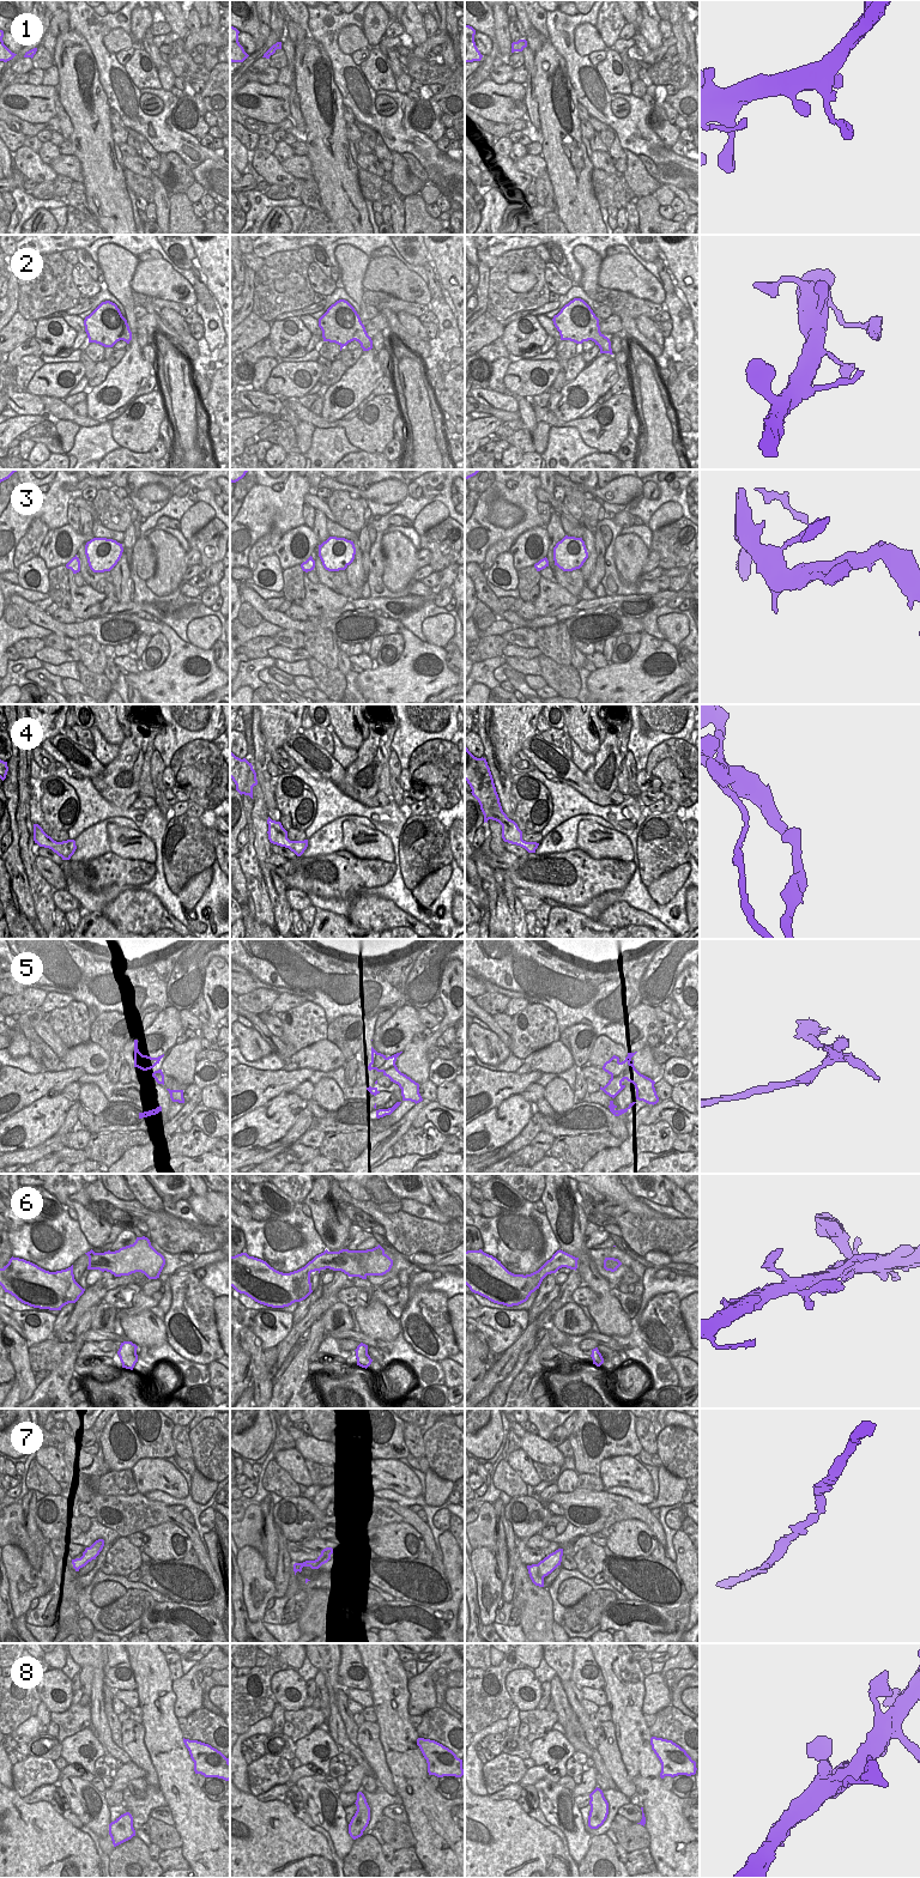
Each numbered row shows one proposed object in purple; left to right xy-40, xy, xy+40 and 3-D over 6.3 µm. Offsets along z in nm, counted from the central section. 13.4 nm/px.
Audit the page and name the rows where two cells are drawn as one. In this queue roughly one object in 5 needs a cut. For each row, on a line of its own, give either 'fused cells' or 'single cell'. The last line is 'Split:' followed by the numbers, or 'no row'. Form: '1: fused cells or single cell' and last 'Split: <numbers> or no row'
1: single cell
2: single cell
3: single cell
4: single cell
5: single cell
6: single cell
7: single cell
8: single cell
Split: no row

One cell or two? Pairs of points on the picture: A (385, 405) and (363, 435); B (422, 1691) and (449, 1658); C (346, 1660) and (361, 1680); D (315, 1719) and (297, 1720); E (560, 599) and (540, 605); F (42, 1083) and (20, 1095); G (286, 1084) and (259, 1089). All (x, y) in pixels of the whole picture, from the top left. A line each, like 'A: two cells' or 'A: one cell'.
A: one cell
B: one cell
C: one cell
D: one cell
E: one cell
F: one cell
G: one cell

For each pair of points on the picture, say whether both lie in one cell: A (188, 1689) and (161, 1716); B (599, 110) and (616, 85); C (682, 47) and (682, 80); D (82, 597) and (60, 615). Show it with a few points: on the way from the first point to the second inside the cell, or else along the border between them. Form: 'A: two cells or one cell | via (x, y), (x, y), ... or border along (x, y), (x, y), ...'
A: two cells | border along (171, 1680), (176, 1718)
B: two cells | border along (597, 70), (605, 89), (610, 94), (630, 95)
C: two cells | border along (678, 60), (687, 61)
D: two cells | border along (68, 610), (78, 619)

